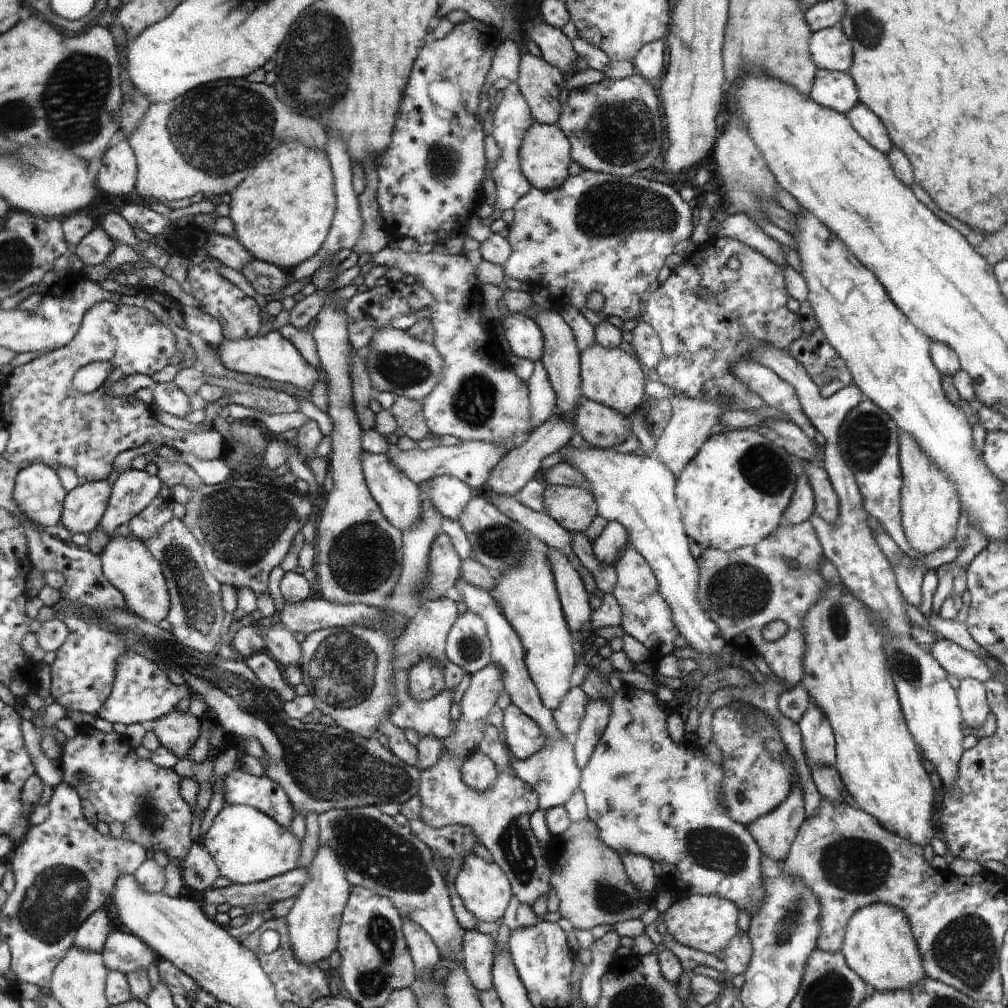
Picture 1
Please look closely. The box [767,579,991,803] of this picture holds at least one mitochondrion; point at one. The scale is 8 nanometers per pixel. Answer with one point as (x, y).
(906, 667)

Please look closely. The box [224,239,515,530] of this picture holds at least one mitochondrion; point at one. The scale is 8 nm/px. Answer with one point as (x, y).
(474, 401)

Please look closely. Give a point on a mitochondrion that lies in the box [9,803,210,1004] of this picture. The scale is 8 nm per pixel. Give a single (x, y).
(49, 909)

